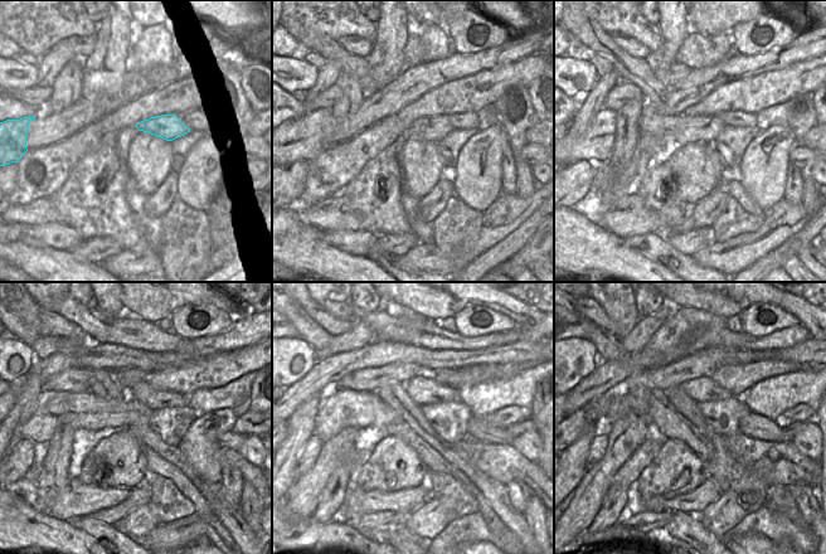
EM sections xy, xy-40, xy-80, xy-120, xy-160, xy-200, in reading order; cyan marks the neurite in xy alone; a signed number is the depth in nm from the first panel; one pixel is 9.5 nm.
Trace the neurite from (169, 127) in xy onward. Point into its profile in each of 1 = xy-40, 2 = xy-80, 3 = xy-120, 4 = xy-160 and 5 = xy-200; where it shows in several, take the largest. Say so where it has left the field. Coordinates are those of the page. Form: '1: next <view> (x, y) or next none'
1: next xy-40 (428, 129)
2: next xy-80 (700, 129)
3: next xy-120 (84, 409)
4: next xy-160 (360, 409)
5: next xy-200 (623, 403)

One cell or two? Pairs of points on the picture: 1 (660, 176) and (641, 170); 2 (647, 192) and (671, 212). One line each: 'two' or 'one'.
1: two
2: one

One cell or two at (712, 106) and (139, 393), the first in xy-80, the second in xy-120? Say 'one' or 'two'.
two

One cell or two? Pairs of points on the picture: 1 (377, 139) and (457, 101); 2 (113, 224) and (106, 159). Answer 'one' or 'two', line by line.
1: one
2: one

